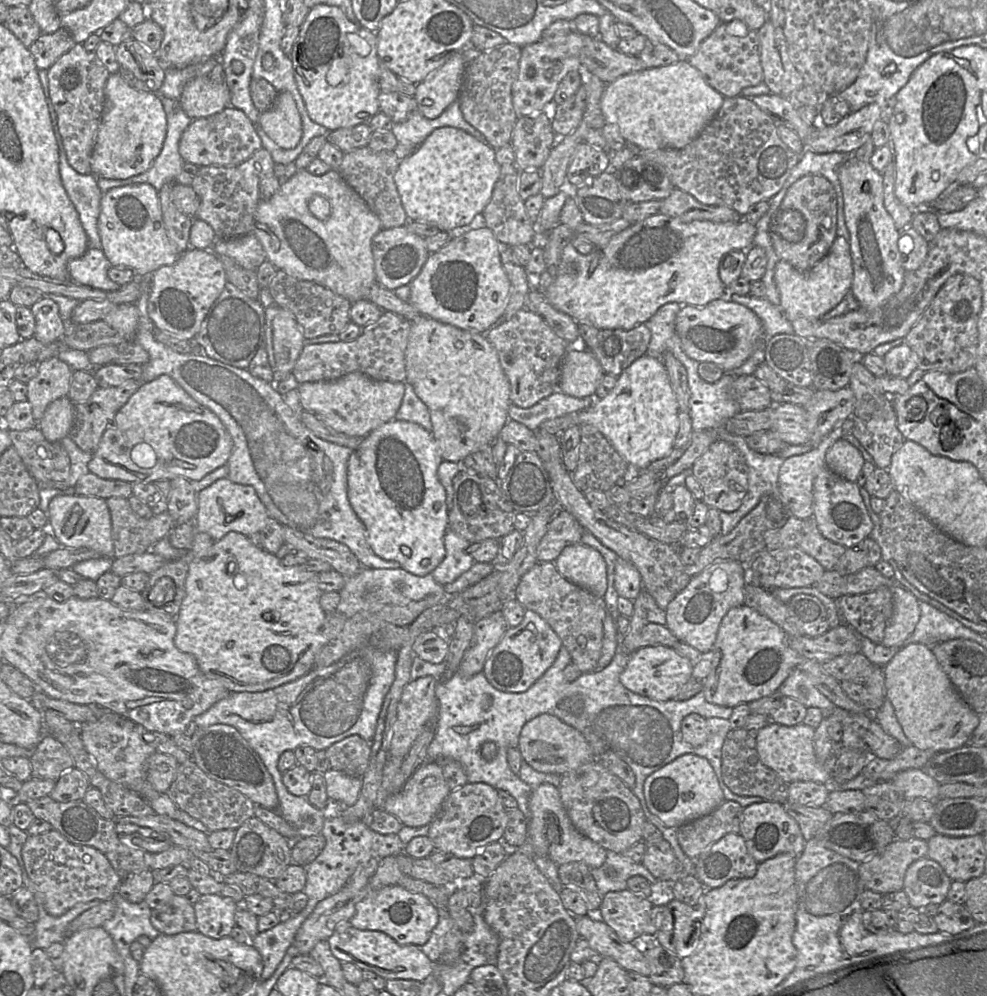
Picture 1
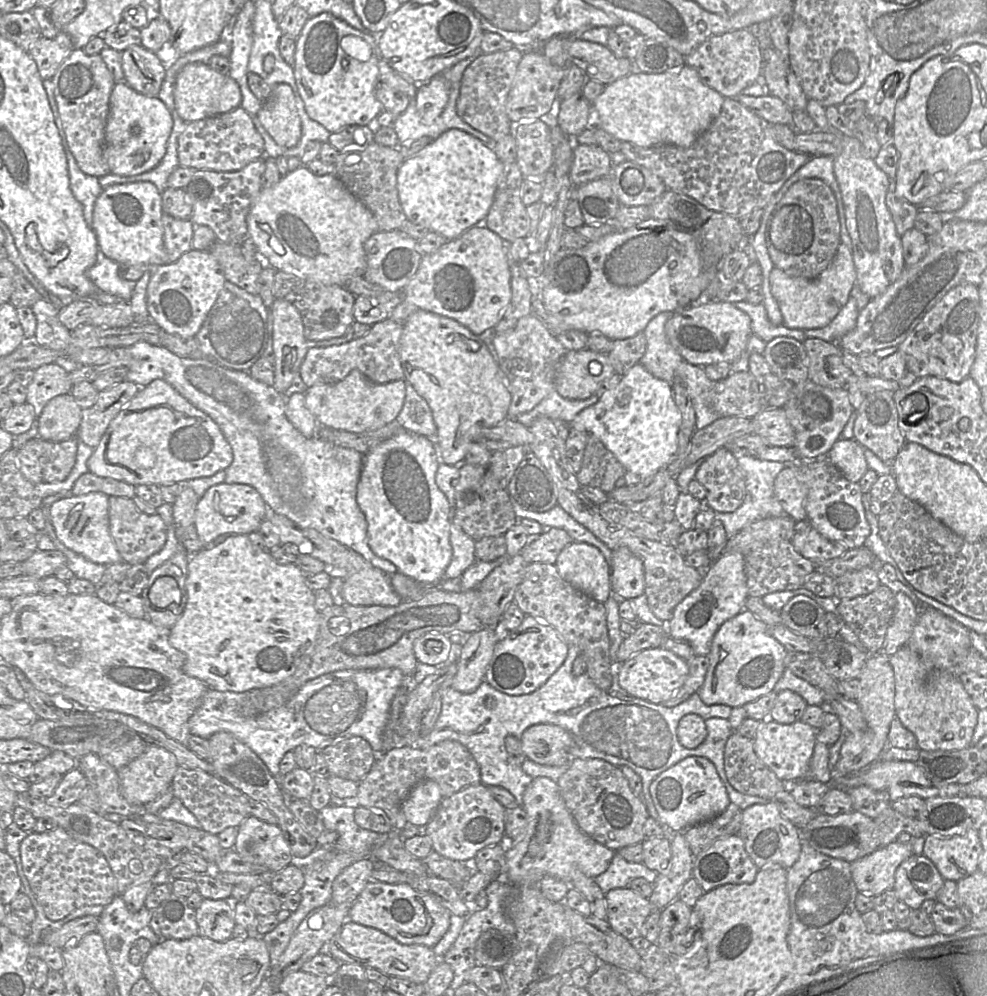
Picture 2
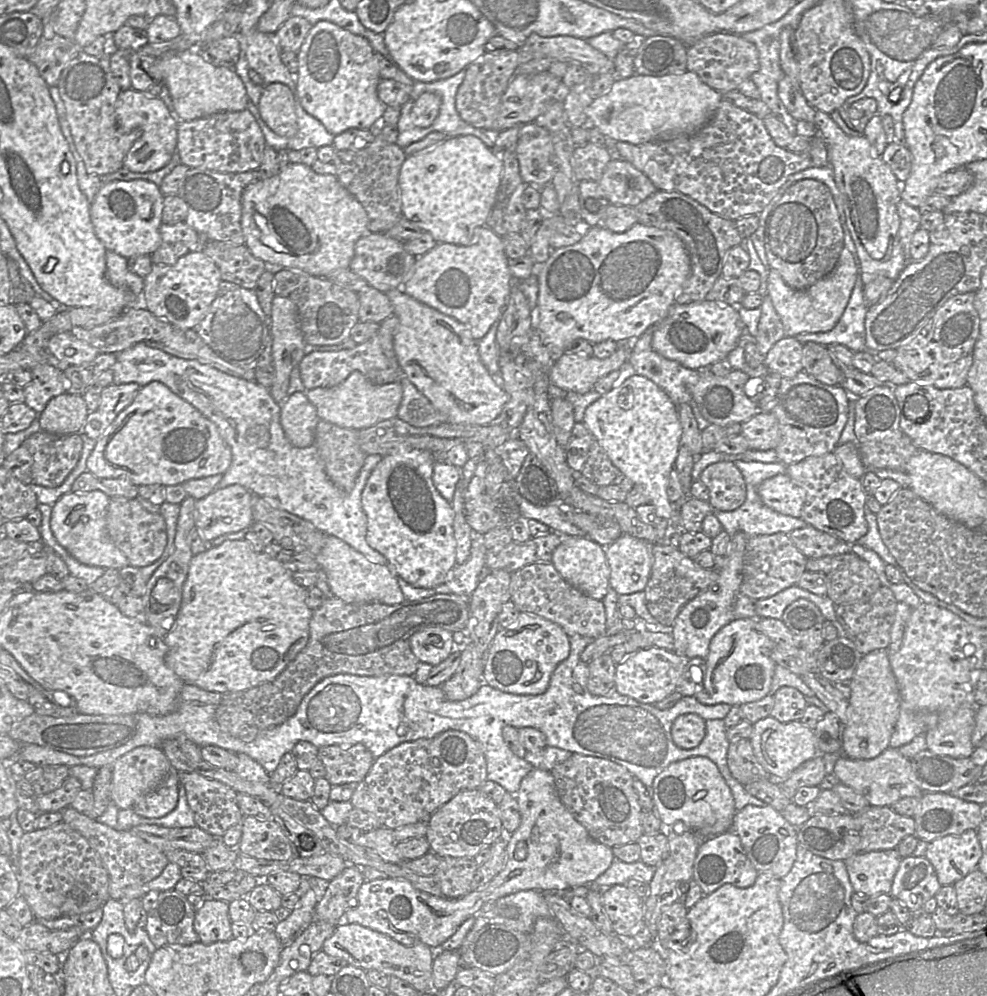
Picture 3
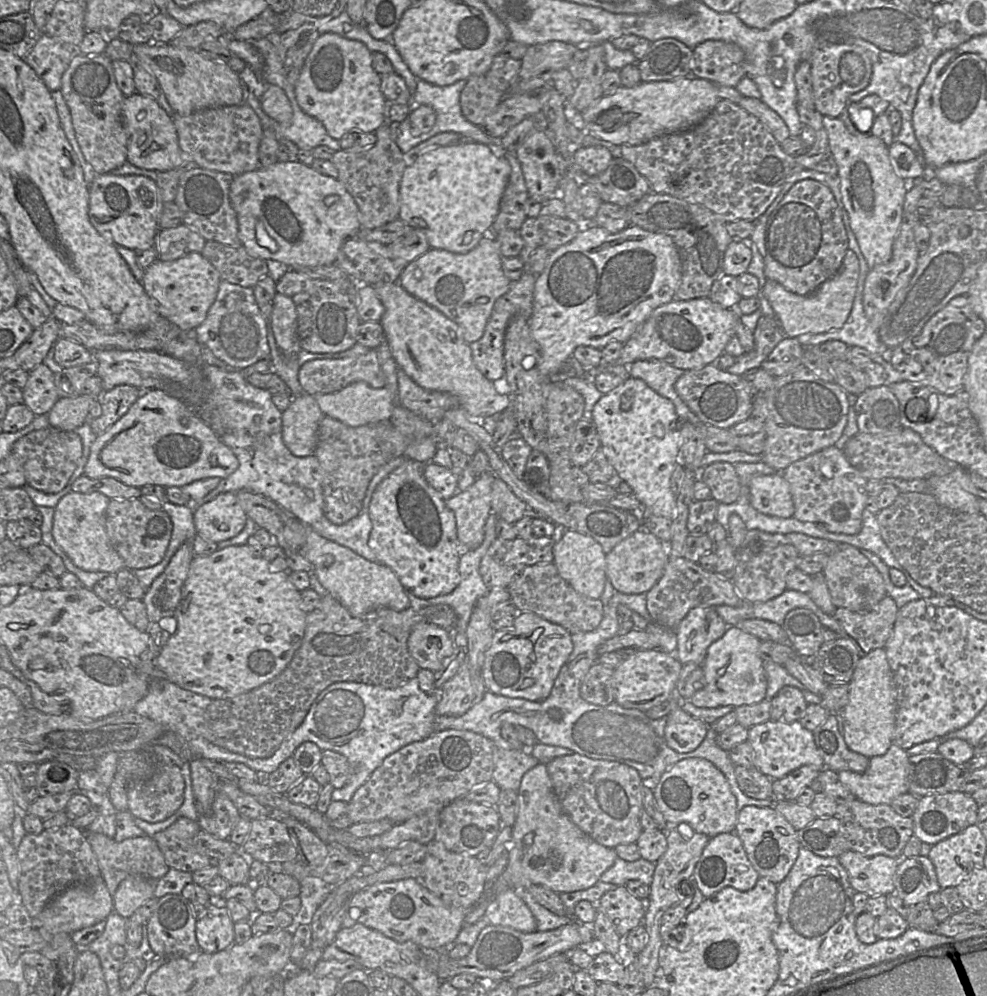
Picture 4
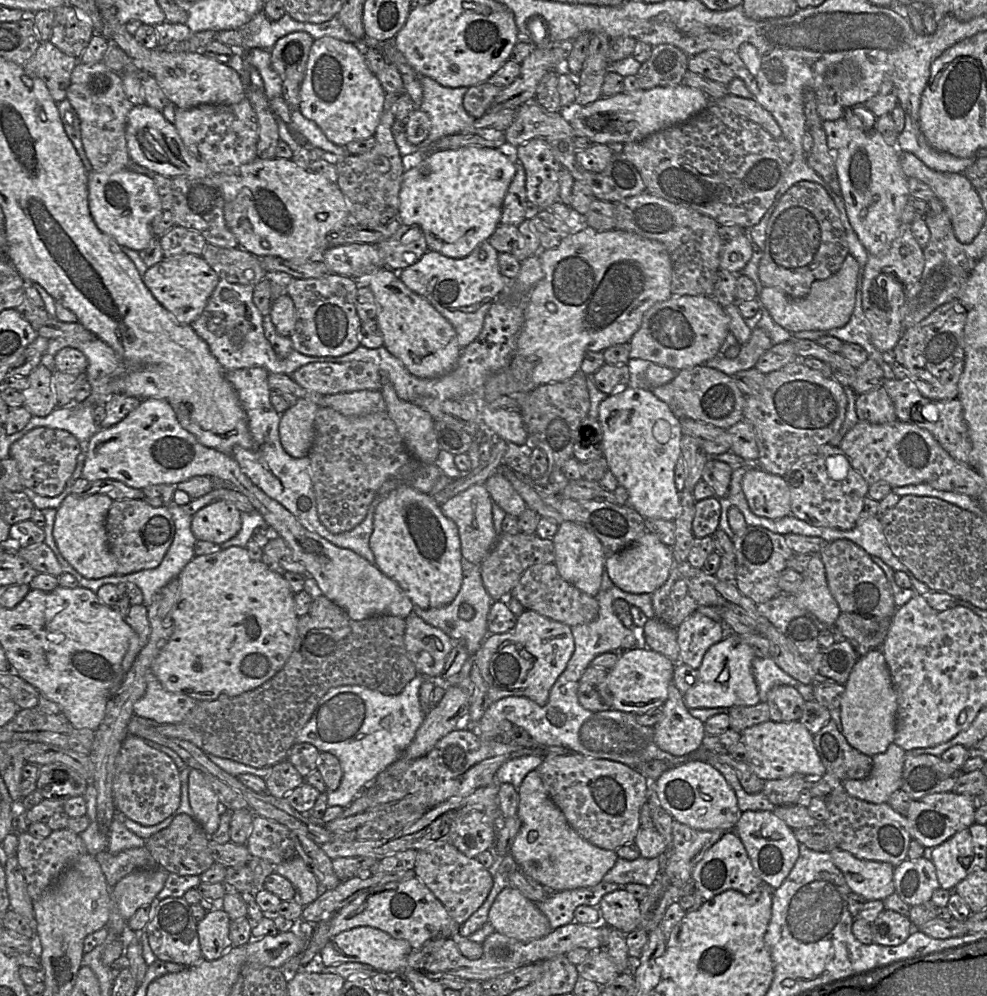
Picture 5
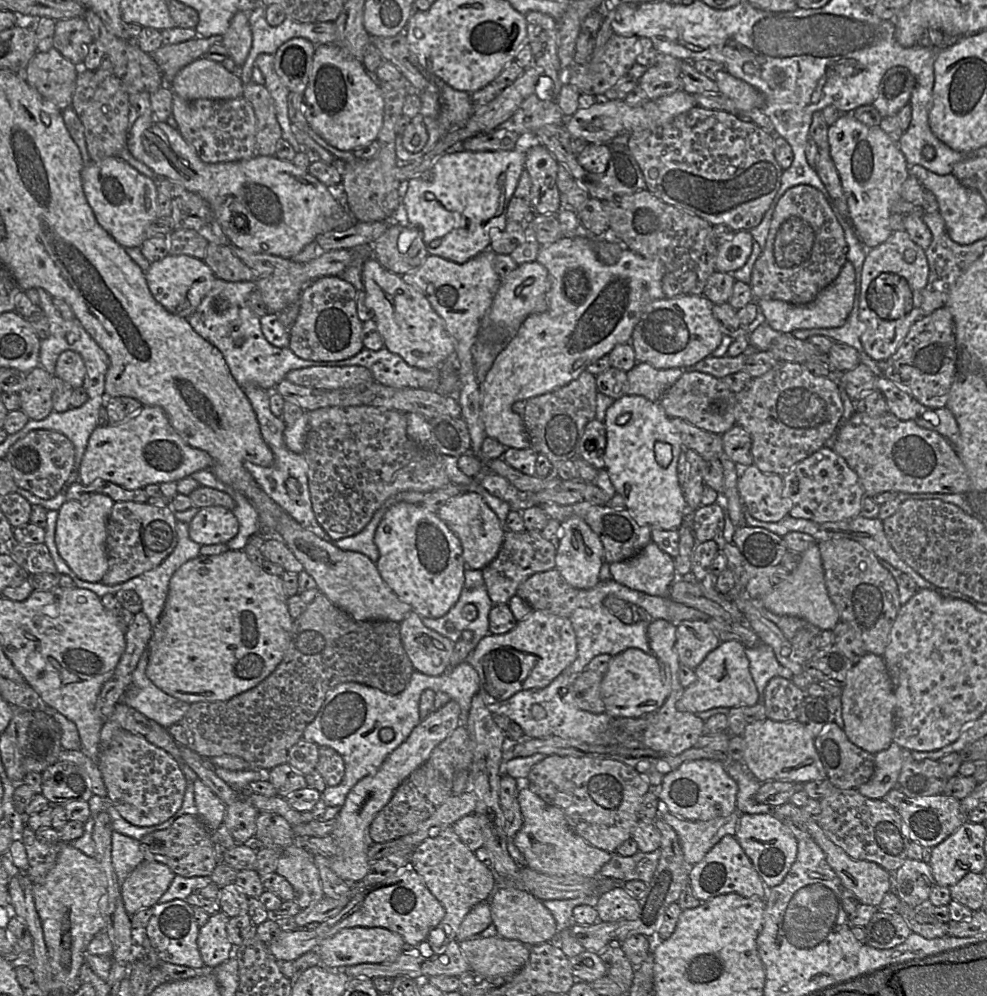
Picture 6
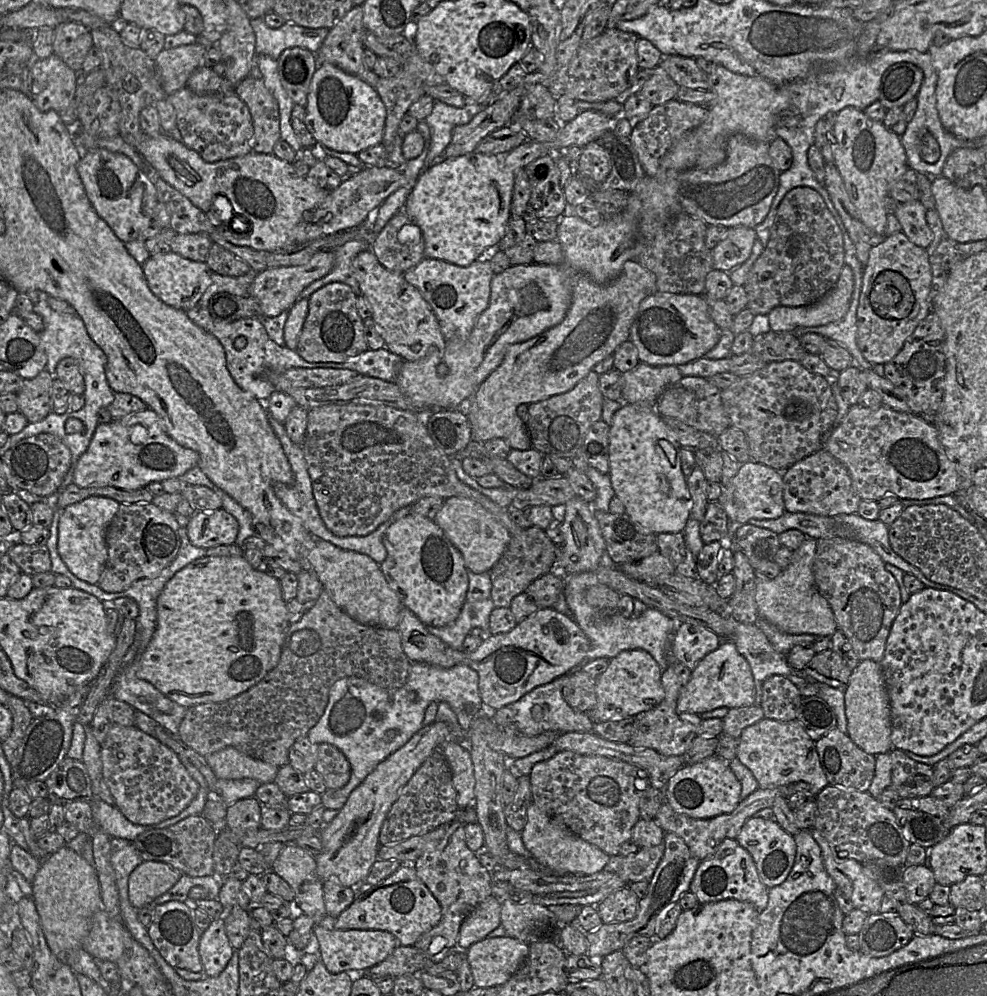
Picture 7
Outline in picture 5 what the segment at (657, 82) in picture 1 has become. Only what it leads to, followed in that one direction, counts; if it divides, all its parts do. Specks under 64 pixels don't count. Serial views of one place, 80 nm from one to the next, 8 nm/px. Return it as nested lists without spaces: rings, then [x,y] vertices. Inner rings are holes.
[[[683,83],[675,86],[658,86],[649,90],[639,89],[632,93],[618,93],[582,107],[570,125],[575,136],[586,136],[594,144],[623,144],[639,142],[664,128],[683,123],[706,109],[711,99],[700,89]]]

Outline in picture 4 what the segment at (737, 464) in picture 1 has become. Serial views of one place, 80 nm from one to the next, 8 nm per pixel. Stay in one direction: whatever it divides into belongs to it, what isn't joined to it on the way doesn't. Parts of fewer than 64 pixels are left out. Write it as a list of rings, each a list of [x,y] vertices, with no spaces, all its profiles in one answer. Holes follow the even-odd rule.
[[[713,462],[699,472],[698,478],[711,490],[711,498],[718,503],[734,503],[740,495],[741,483],[734,464]]]

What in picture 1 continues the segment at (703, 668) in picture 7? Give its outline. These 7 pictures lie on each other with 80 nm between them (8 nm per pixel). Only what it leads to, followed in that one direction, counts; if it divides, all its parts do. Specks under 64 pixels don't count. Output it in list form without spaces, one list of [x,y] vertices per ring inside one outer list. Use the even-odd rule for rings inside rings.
[[[745,606],[731,608],[723,617],[713,646],[713,664],[704,680],[705,699],[734,708],[776,691],[805,657],[788,644],[788,634],[756,610]]]

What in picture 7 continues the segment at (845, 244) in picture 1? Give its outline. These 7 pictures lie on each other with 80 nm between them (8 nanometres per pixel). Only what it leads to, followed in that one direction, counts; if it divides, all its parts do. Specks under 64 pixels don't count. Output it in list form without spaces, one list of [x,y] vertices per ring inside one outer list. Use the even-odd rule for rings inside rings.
[[[844,265],[835,286],[817,302],[799,307],[773,308],[767,315],[770,329],[792,332],[797,327],[816,327],[839,321],[849,309],[853,288],[852,269]]]

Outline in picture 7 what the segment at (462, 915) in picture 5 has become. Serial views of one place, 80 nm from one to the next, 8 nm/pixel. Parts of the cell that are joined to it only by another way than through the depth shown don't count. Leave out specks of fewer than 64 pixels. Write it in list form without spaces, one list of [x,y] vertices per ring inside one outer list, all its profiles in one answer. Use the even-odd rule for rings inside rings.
[[[457,820],[450,822],[441,841],[412,864],[418,877],[436,898],[442,910],[439,923],[425,932],[413,945],[428,954],[434,962],[442,961],[457,948],[462,922],[476,906],[492,896],[491,873],[481,865],[478,855],[468,848],[464,827],[465,824]]]

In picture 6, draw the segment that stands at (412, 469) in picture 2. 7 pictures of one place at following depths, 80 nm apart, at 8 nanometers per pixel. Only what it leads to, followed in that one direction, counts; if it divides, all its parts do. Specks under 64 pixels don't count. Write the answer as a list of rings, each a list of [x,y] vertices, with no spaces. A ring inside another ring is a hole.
[[[399,502],[381,519],[374,543],[379,550],[376,567],[384,582],[424,618],[440,618],[458,601],[465,586],[466,564],[458,537],[438,517],[421,504]]]

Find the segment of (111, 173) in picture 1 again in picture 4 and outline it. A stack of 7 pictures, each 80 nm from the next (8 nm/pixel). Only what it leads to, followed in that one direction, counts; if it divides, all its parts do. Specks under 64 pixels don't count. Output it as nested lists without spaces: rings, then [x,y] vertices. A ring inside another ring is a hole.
[[[134,93],[123,101],[123,127],[127,135],[127,161],[146,170],[169,171],[192,165],[179,147],[174,120],[149,96]]]

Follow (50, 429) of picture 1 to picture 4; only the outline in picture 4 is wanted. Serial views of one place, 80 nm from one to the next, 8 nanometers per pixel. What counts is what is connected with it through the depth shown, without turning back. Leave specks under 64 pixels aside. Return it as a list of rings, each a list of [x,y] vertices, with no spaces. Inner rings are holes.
[[[78,395],[59,398],[47,414],[50,427],[74,431],[89,419],[89,410],[96,396]]]

